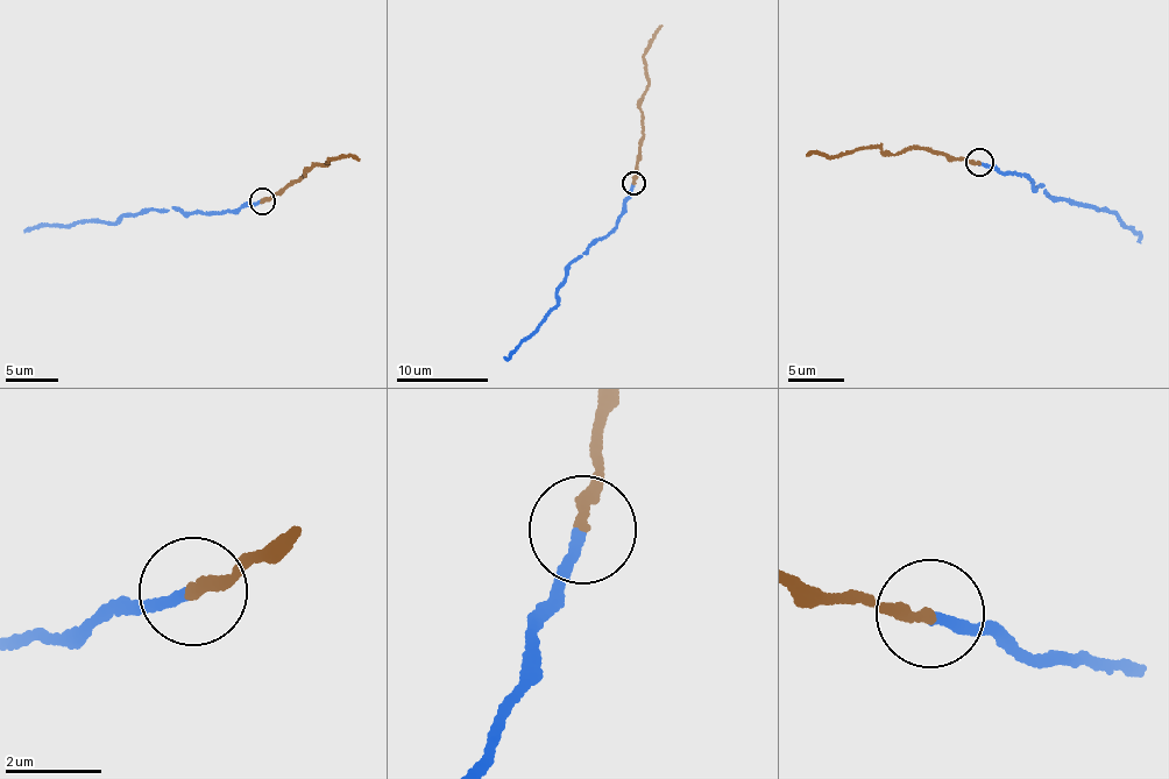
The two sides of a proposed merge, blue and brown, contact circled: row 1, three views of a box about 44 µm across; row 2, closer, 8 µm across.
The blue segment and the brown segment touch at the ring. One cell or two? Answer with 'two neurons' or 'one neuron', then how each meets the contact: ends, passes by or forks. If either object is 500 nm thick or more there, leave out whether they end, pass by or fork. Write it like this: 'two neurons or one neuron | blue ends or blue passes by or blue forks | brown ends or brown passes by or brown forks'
one neuron | blue ends | brown ends

